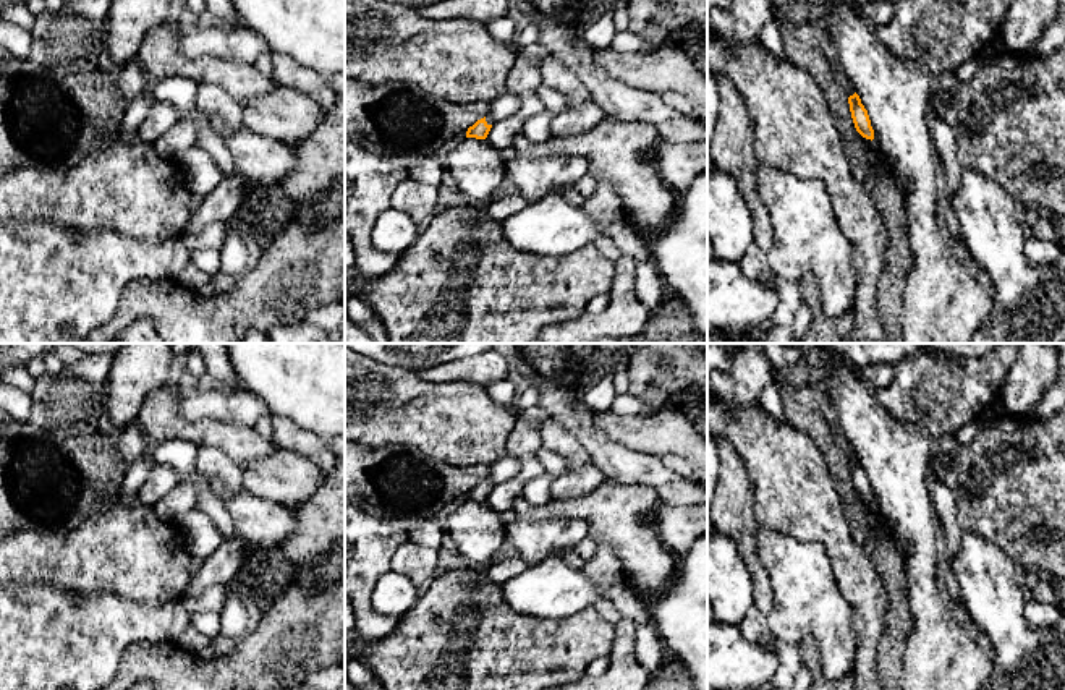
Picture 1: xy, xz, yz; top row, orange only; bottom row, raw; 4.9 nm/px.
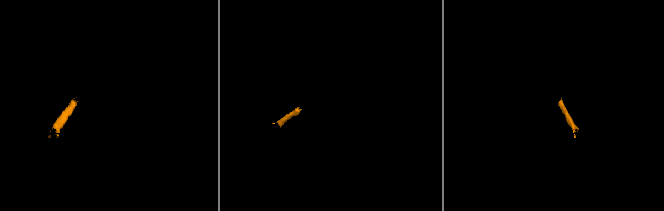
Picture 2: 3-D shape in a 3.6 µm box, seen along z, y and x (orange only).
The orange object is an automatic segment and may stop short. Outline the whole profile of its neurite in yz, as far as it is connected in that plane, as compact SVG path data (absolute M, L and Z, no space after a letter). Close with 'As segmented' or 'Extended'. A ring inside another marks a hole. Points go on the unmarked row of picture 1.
M845 442L845 447L843 447L843 452L845 452L846 460L848 460L850 475L851 475L851 481L853 481L856 494L863 500L872 504L874 502L874 492L871 489L868 473L861 466L859 458L856 457L855 450L846 442Z. Extended

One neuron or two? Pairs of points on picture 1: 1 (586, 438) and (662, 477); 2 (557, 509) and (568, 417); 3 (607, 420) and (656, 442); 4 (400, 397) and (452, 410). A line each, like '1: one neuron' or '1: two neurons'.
1: one neuron
2: two neurons
3: one neuron
4: one neuron

